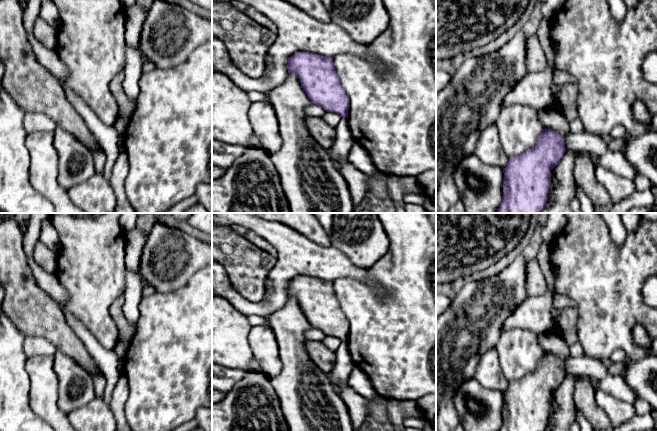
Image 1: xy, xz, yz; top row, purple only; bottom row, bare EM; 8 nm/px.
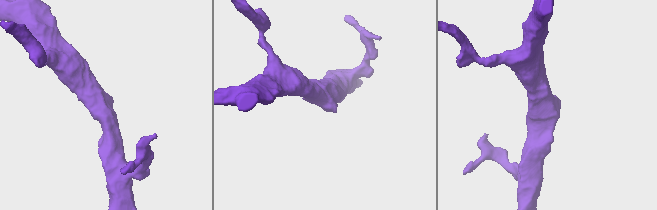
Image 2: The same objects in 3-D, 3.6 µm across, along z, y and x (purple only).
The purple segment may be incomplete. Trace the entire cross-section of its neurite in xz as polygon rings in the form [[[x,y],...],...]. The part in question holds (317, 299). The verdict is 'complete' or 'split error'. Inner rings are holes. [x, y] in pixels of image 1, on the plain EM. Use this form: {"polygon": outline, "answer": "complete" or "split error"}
{"polygon": [[[298,276],[289,282],[287,293],[298,301],[311,327],[348,341],[350,323],[336,297],[333,281]]], "answer": "complete"}

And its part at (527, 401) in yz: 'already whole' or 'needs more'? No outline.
already whole

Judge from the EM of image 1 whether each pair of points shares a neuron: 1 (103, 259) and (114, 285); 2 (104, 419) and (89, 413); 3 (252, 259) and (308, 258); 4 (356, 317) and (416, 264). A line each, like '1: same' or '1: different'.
1: same
2: same
3: different
4: same

